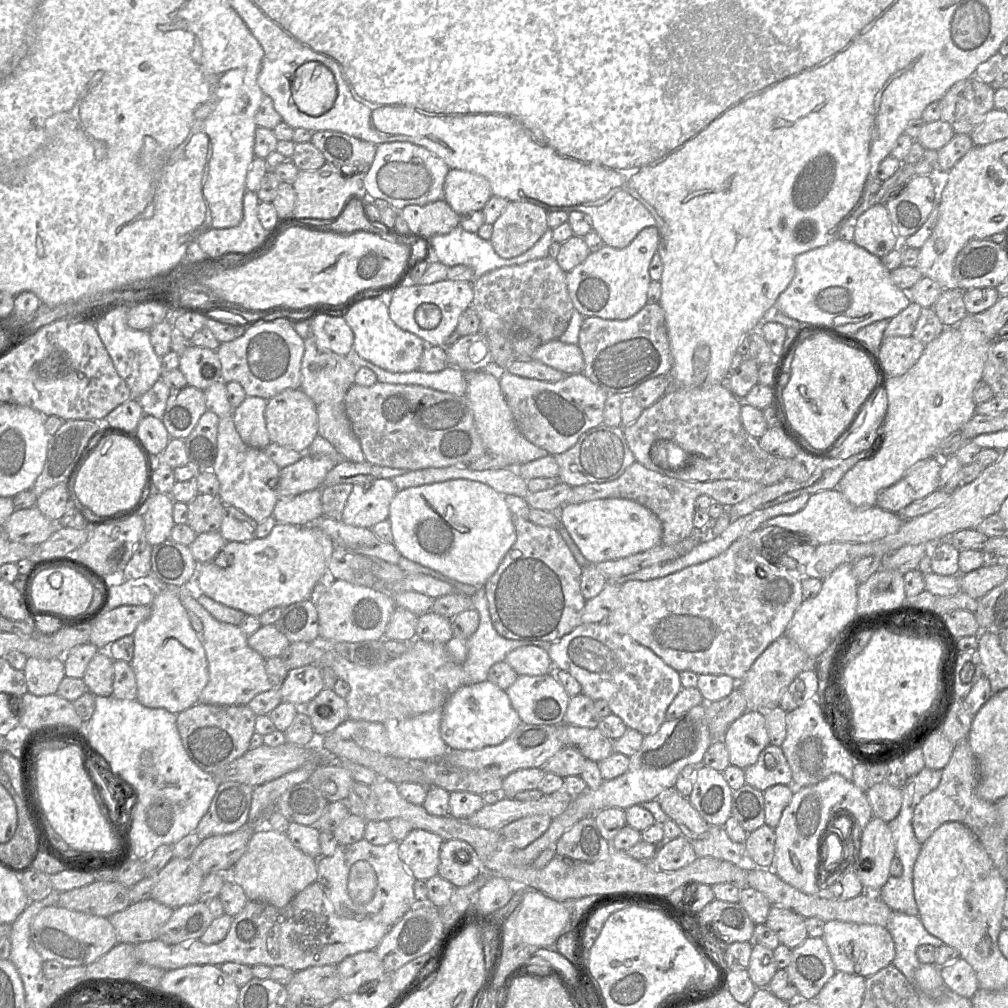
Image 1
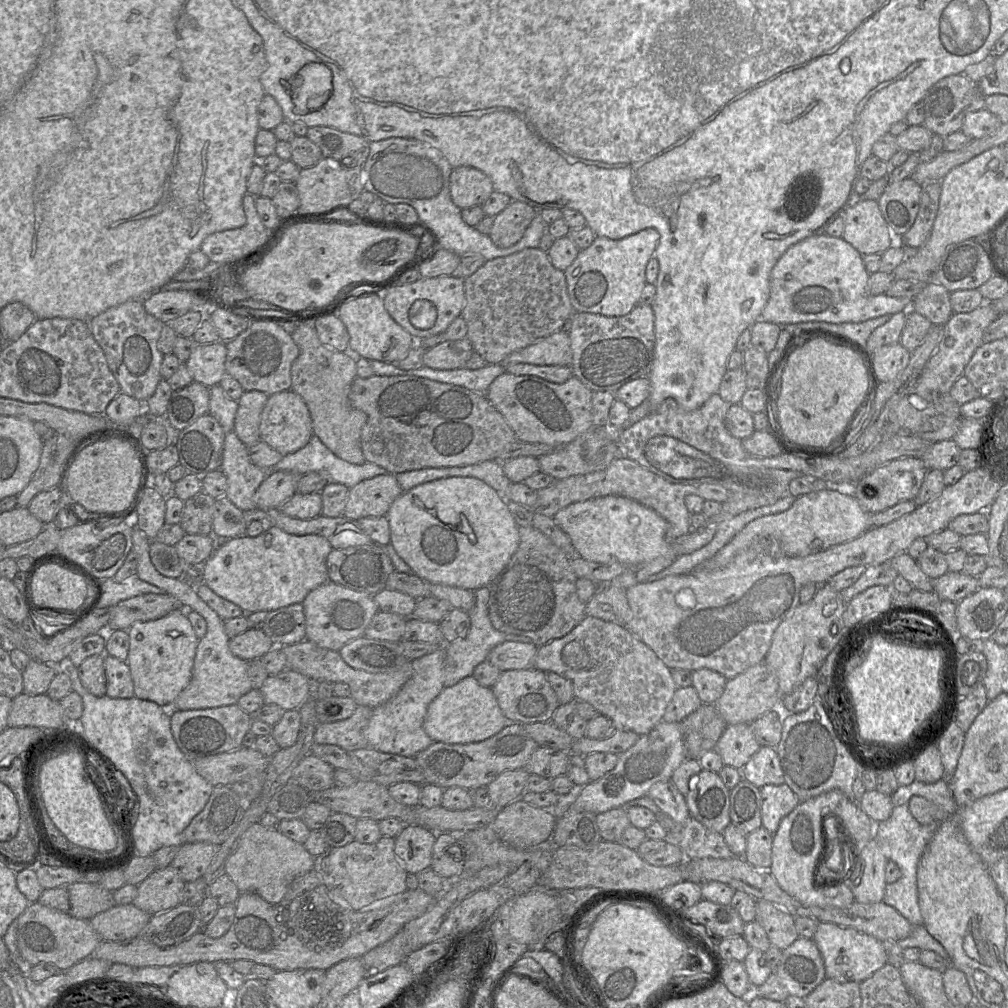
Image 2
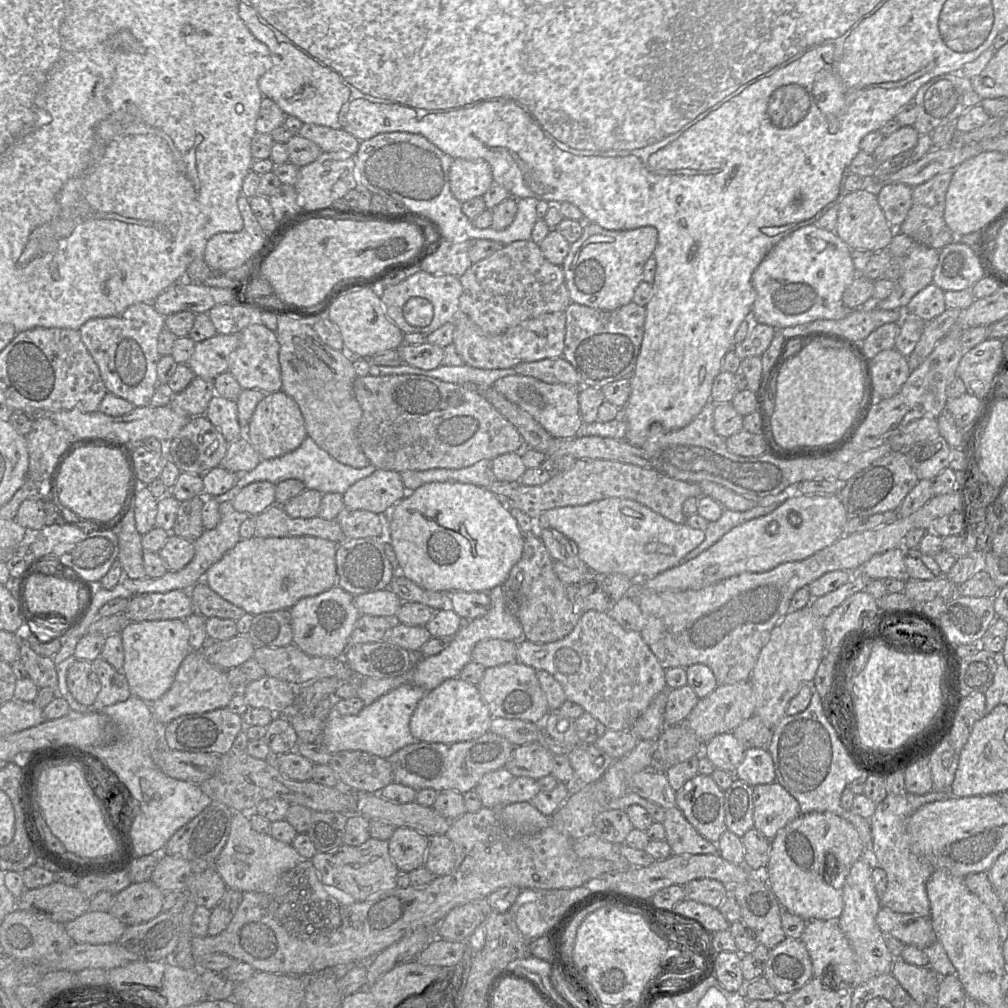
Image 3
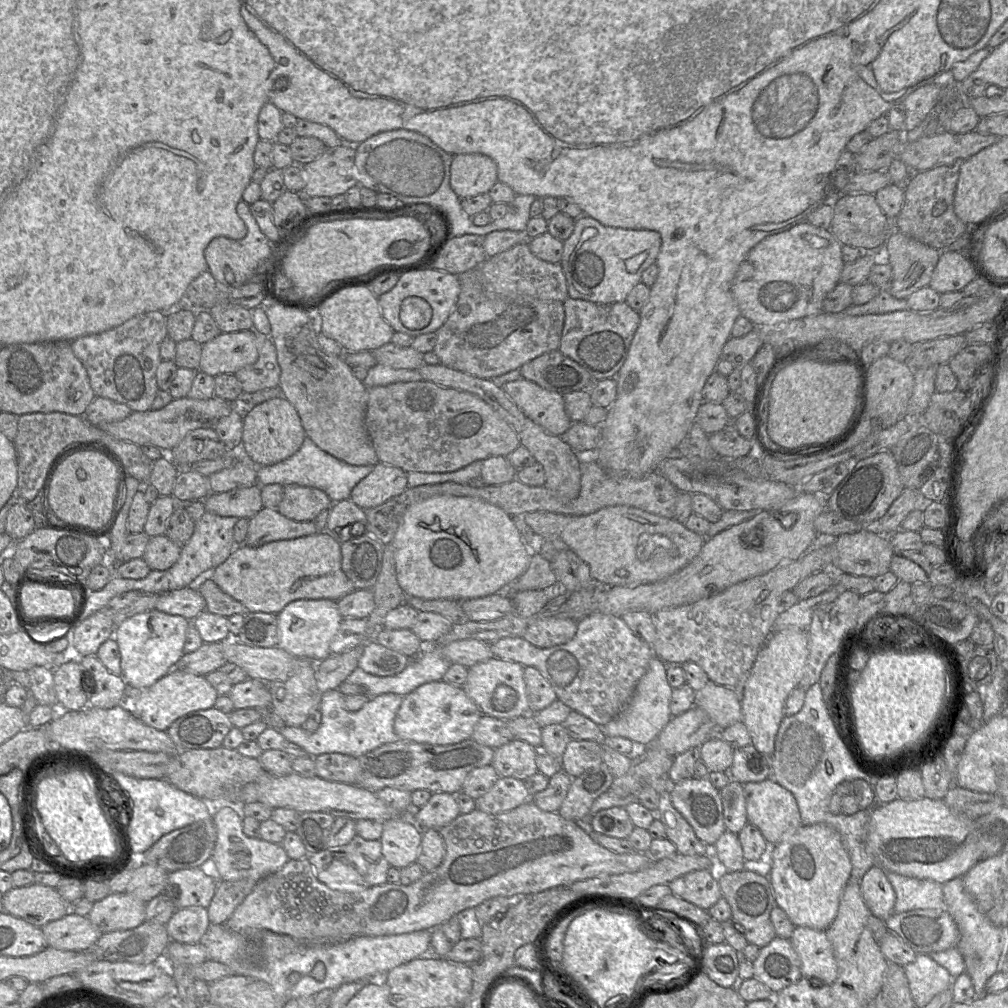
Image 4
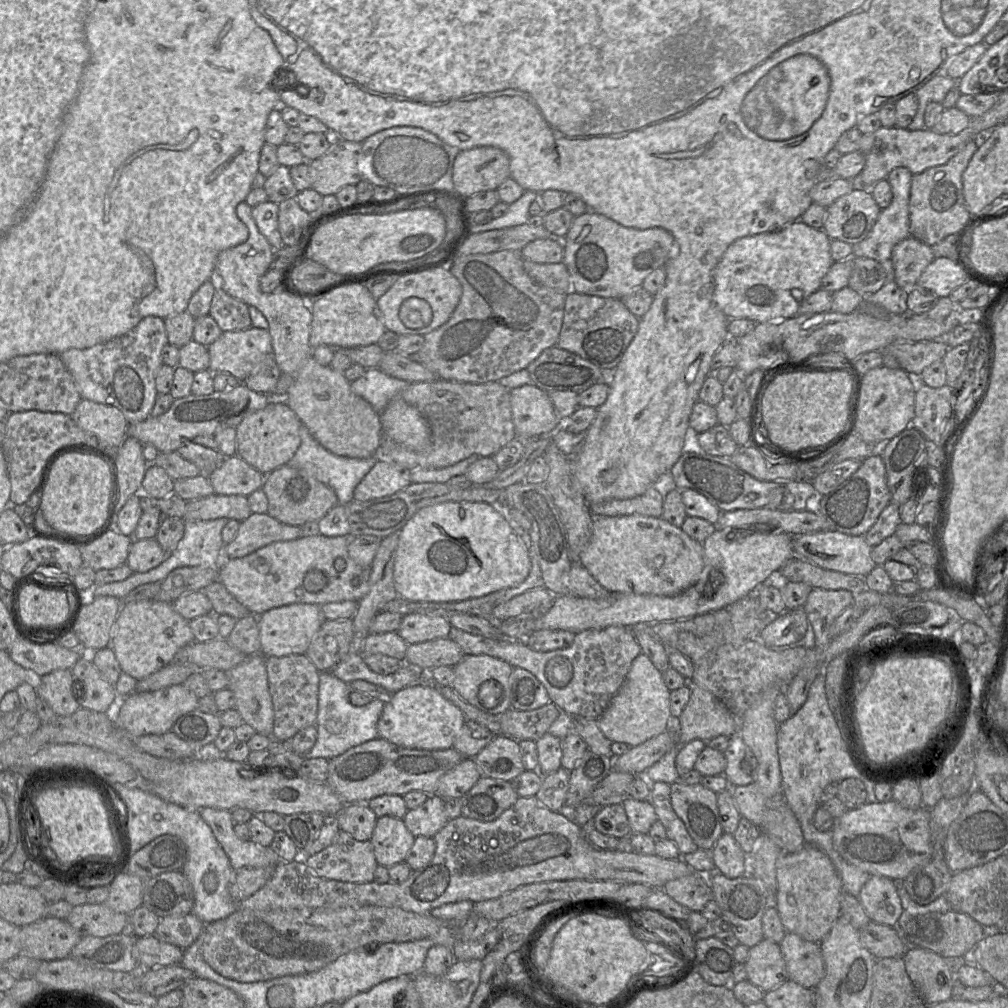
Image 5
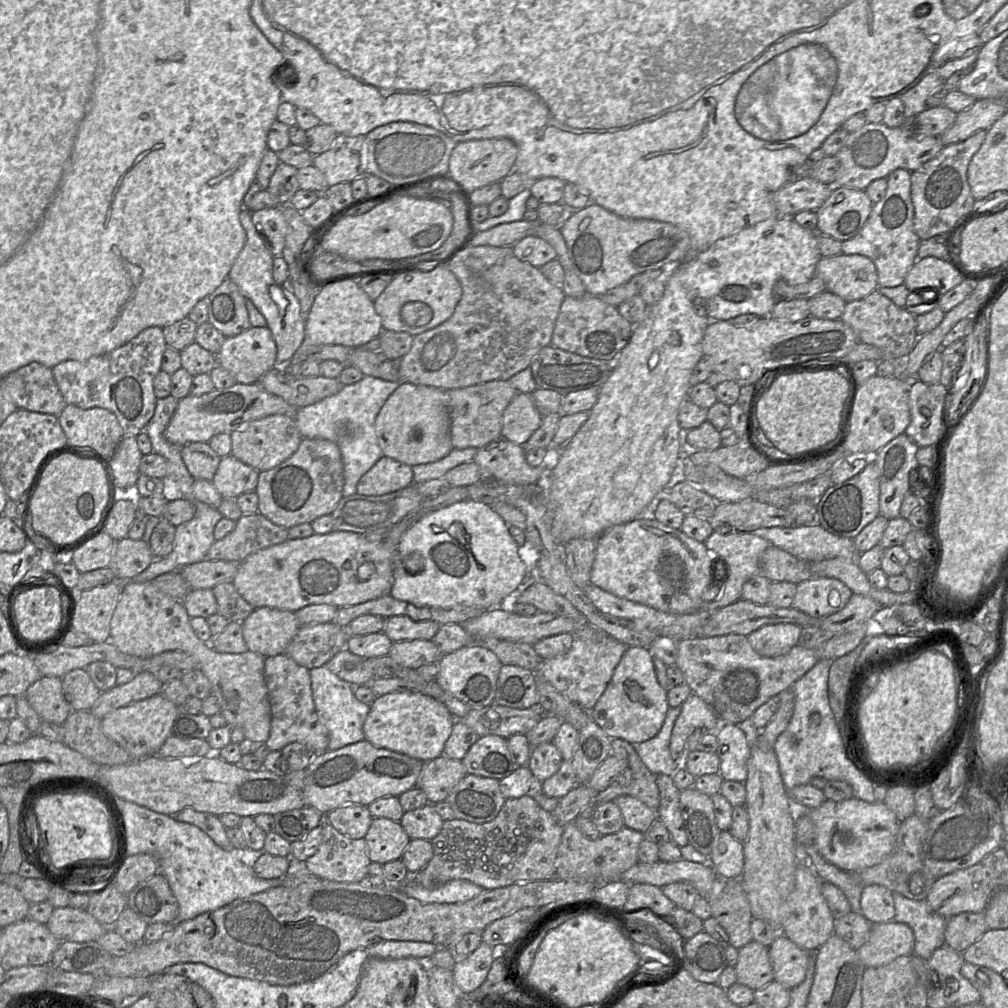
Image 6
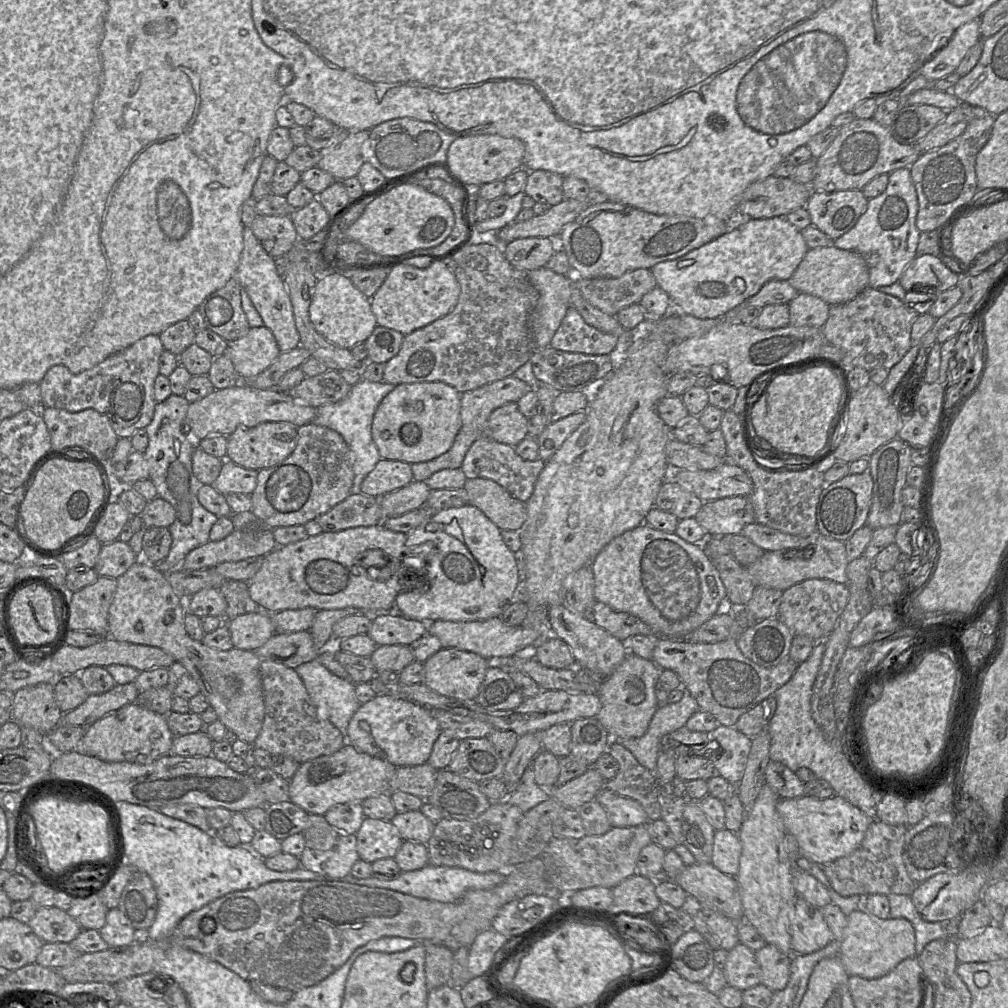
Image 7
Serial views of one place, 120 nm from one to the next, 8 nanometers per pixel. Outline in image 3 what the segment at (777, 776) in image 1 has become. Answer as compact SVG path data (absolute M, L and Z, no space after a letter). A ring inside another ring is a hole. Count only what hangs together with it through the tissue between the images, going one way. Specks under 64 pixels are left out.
M747 748L734 776L750 786L775 782L776 774L770 752L765 748Z

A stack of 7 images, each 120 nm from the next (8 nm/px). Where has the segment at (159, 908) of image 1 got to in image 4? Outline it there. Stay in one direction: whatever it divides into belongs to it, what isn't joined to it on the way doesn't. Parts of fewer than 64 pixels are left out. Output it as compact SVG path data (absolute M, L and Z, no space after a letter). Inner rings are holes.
M67 914L41 927L48 947L59 950L86 951L103 934L87 916Z

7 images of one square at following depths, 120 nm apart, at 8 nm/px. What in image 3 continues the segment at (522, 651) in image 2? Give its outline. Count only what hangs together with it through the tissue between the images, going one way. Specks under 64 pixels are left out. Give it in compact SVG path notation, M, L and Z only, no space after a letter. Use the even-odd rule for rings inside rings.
M489 639L478 642L472 650L472 661L484 668L516 661L517 641Z

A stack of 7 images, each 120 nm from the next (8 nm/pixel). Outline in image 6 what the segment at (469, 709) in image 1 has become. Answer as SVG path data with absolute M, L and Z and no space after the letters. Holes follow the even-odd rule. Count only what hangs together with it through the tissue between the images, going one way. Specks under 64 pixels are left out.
M390 693L377 696L370 704L363 724L365 740L378 748L386 748L412 758L429 761L443 755L454 716L445 705L421 693Z

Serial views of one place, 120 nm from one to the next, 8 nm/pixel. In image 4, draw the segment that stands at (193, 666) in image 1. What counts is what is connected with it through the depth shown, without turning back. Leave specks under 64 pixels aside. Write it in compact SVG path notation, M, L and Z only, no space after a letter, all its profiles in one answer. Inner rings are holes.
M152 609L117 625L113 637L119 647L121 676L125 682L144 690L168 674L184 655L186 633L191 622L181 616Z

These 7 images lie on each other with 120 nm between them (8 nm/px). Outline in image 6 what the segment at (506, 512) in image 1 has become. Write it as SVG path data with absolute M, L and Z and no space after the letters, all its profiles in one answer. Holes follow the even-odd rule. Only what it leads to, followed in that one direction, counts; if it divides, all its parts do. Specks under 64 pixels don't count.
M467 499L426 514L402 536L389 594L417 607L466 606L487 611L508 602L509 595L524 582L526 574L527 568L518 555L517 543L510 536L507 524L490 506Z

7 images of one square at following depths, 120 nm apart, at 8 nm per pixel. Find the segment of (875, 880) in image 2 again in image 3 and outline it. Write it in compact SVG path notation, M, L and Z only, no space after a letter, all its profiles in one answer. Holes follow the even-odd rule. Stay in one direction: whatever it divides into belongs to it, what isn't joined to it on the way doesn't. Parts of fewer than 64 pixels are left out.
M864 855L851 867L843 886L843 910L837 924L848 939L857 960L857 972L853 986L880 974L891 973L895 957L888 950L883 933L876 922L876 916L882 907L872 879L873 862Z

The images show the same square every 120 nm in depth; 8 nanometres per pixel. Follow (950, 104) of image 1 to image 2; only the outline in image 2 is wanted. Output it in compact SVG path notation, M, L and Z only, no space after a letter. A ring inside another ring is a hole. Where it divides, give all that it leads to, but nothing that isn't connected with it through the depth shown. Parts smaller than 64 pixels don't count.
M964 74L944 77L936 82L922 100L925 106L923 125L933 134L947 136L961 130L965 116L985 108L986 96L981 91L978 82L969 79Z

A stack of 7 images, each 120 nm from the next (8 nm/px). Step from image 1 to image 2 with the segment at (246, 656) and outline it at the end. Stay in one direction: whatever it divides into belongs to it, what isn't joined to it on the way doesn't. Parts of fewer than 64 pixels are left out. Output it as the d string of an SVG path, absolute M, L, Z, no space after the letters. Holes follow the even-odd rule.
M133 524L132 551L137 555L136 575L138 578L163 589L165 594L173 596L179 602L182 609L197 612L206 622L206 633L197 645L191 680L174 700L169 711L198 710L237 704L238 700L252 689L247 674L249 661L242 660L231 653L230 638L225 632L224 620L198 597L195 587L181 581L183 575L178 579L173 579L162 576L156 571L149 556L150 542L151 540Z

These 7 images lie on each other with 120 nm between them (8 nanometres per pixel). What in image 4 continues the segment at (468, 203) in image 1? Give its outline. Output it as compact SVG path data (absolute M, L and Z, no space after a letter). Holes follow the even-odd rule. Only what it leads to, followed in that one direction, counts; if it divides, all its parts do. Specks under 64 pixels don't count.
M482 154L454 155L450 185L460 199L488 193L498 181L496 162Z

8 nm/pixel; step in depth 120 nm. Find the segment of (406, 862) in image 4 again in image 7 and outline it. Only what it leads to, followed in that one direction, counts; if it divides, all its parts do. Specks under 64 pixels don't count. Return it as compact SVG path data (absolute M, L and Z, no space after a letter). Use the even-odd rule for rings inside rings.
M364 818L355 835L359 858L368 863L394 858L404 842L390 821L376 818Z

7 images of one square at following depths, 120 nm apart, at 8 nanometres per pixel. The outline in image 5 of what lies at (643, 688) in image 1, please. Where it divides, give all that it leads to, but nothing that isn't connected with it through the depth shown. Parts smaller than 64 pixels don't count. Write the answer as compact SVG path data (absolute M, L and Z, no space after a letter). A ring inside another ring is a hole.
M619 625L578 632L575 634L574 641L569 647L549 652L535 651L527 645L525 640L492 640L468 634L453 627L448 637L459 645L464 655L488 655L503 660L512 667L528 670L544 685L550 702L560 708L561 711L571 716L581 716L591 720L597 720L601 716L611 698L622 686L633 660L642 652L639 643L632 634L631 628Z

